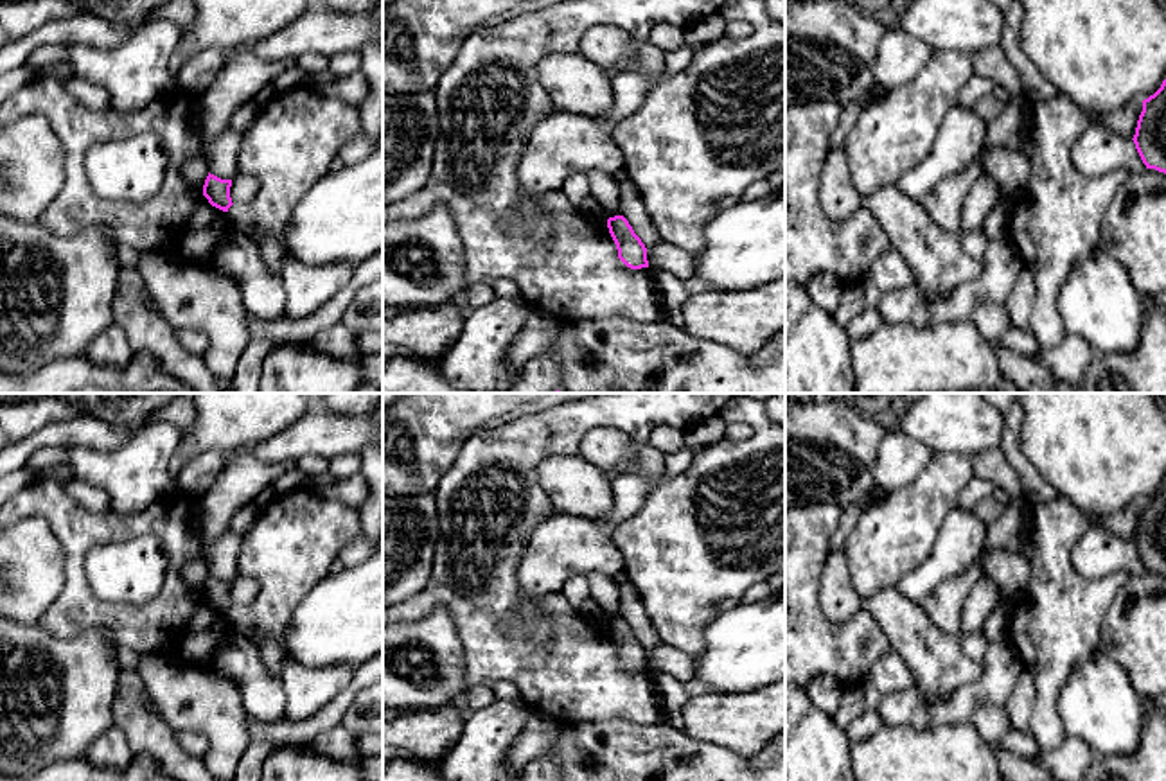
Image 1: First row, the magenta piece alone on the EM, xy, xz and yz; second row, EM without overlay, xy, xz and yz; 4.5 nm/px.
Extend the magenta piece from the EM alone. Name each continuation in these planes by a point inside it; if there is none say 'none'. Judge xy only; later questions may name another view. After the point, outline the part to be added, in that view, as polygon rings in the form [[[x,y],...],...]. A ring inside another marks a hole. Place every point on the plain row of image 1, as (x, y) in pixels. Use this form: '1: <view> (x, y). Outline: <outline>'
none

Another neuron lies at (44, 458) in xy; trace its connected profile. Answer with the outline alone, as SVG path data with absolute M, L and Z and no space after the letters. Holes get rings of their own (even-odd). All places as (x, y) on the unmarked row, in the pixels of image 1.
M41 447L31 454L25 467L36 476L59 463L70 465L68 456L61 447Z

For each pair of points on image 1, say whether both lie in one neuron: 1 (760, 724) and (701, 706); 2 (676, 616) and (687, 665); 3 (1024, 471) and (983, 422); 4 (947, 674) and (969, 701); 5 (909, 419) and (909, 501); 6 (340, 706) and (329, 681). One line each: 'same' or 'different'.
1: same
2: different
3: different
4: different
5: different
6: different

